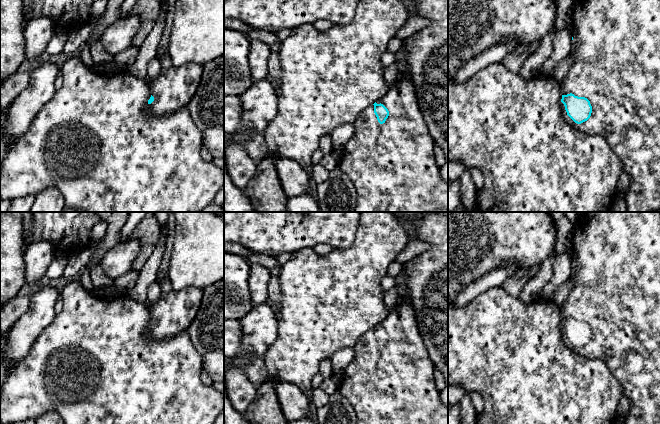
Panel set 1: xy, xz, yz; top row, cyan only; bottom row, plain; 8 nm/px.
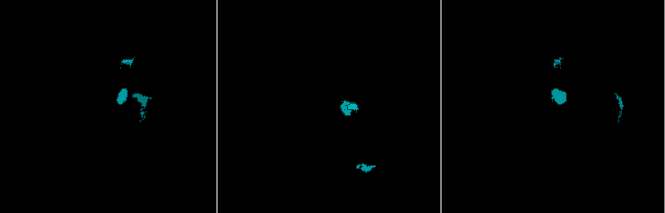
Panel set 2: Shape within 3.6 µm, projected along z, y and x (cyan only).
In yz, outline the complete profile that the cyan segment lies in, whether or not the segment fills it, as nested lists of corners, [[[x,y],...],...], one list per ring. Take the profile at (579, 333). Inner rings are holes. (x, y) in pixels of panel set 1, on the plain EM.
[[[584,212],[573,224],[572,268],[574,288],[561,305],[561,332],[566,346],[588,358],[601,358],[630,400],[624,424],[660,424],[660,212]]]

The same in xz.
[[[409,293],[400,296],[400,300],[393,308],[392,312],[373,329],[369,329],[355,342],[353,346],[354,357],[344,370],[343,376],[340,378],[341,386],[338,388],[338,393],[347,399],[353,407],[356,416],[357,424],[448,424],[448,407],[442,402],[440,392],[437,390],[434,380],[435,366],[430,358],[424,341],[420,335],[415,311],[411,303]]]

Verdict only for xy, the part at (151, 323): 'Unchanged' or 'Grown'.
Grown

